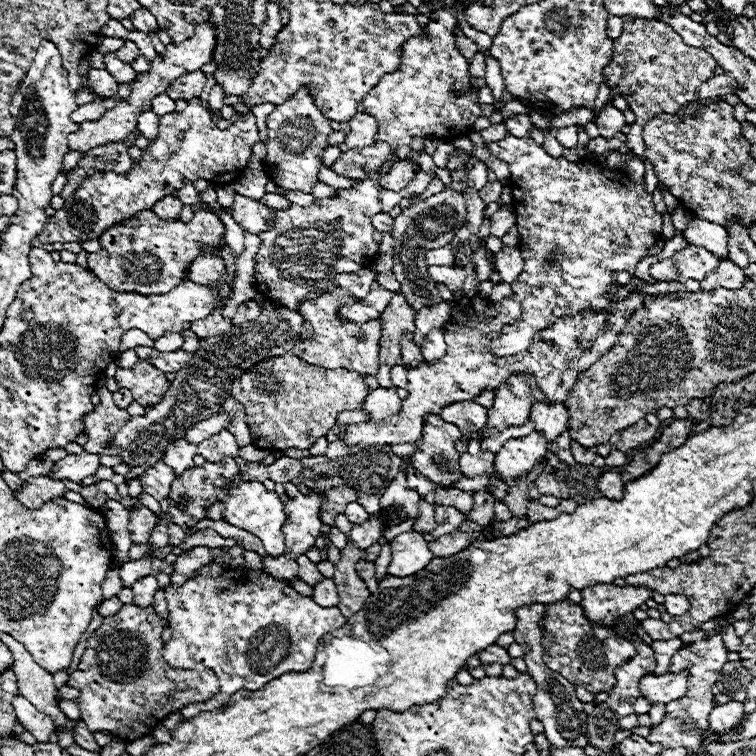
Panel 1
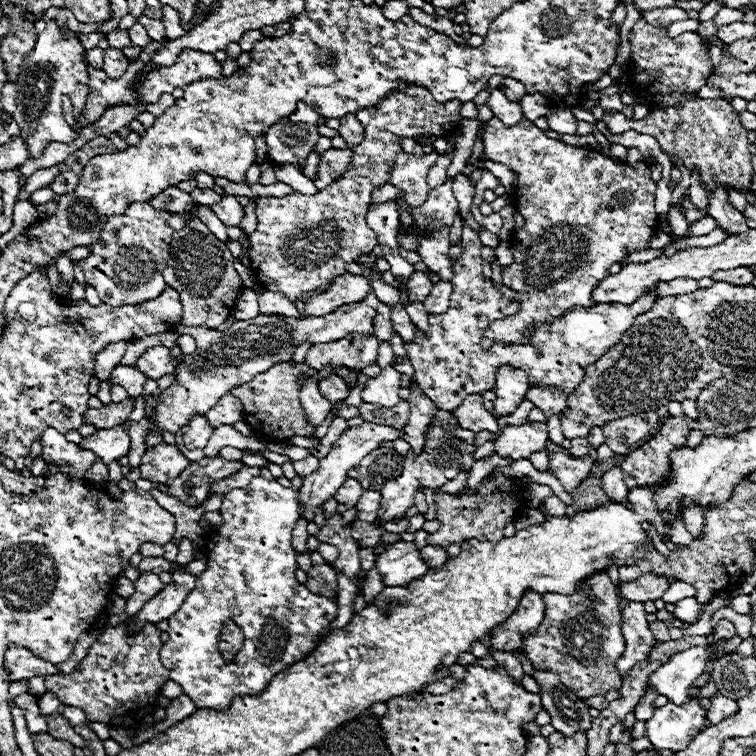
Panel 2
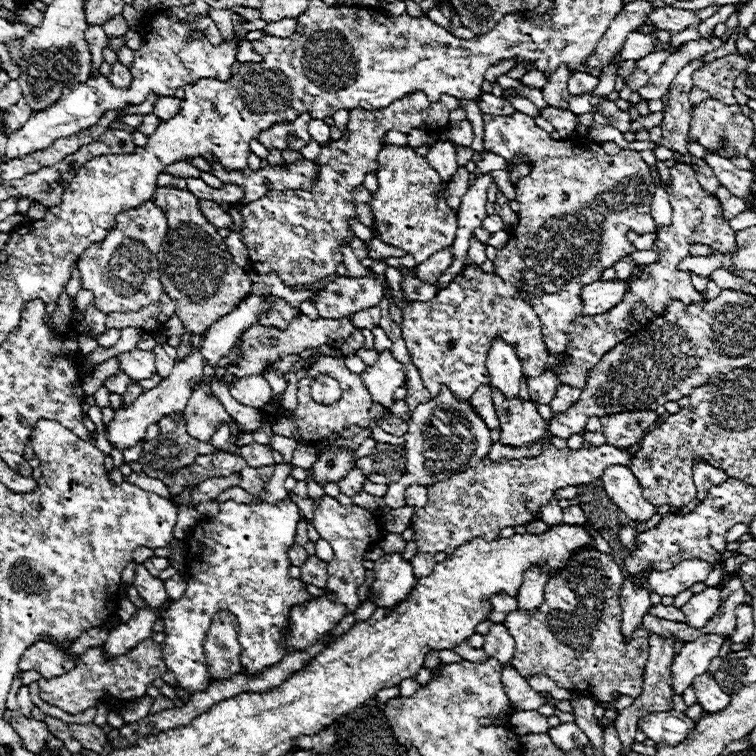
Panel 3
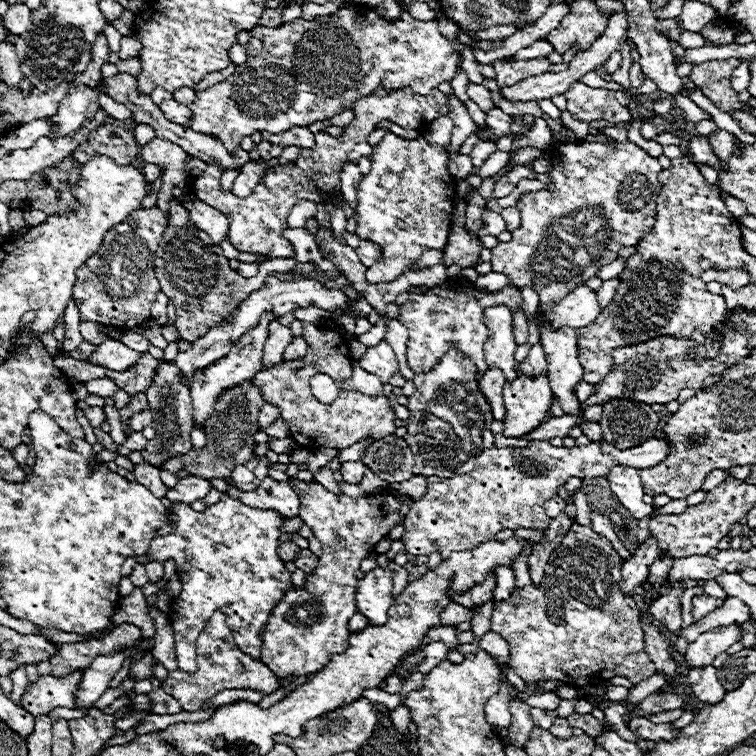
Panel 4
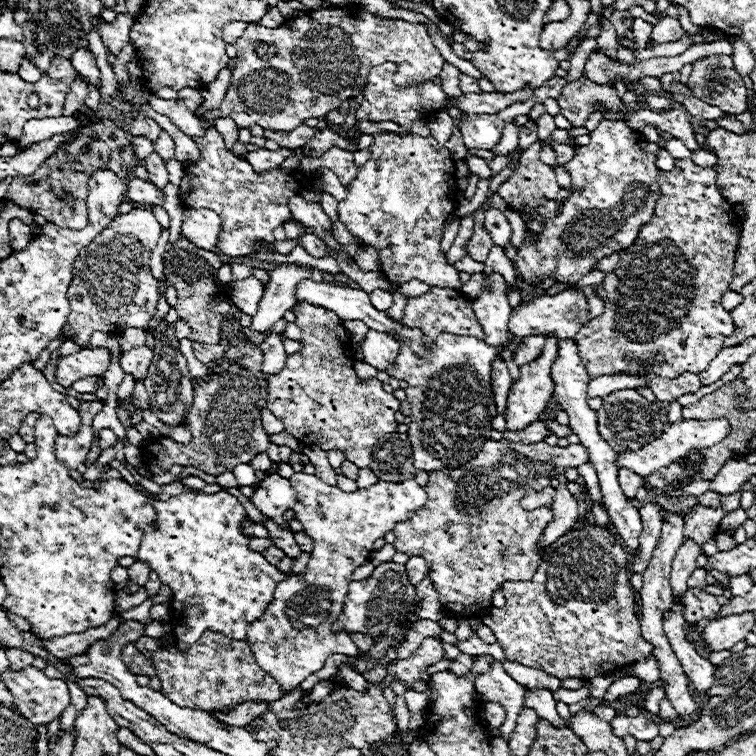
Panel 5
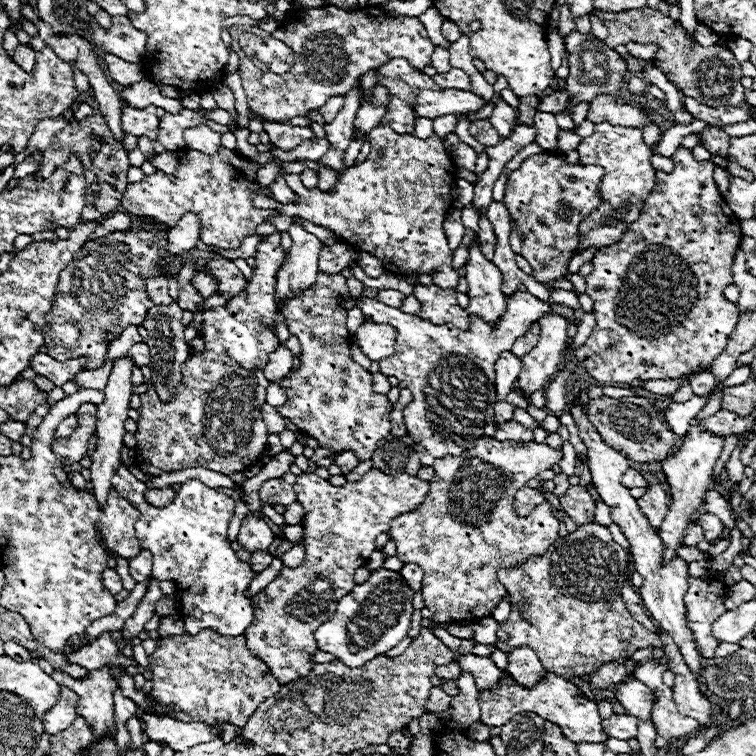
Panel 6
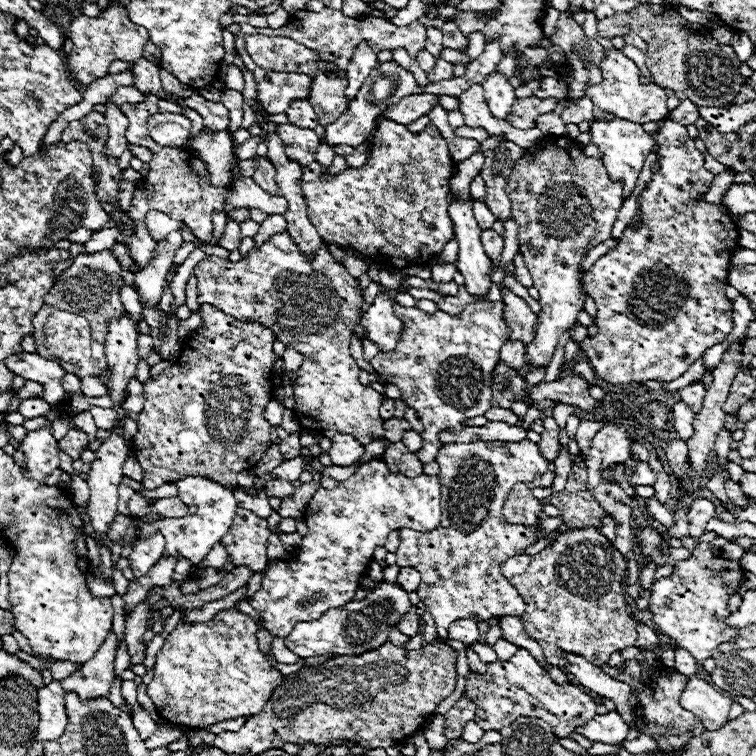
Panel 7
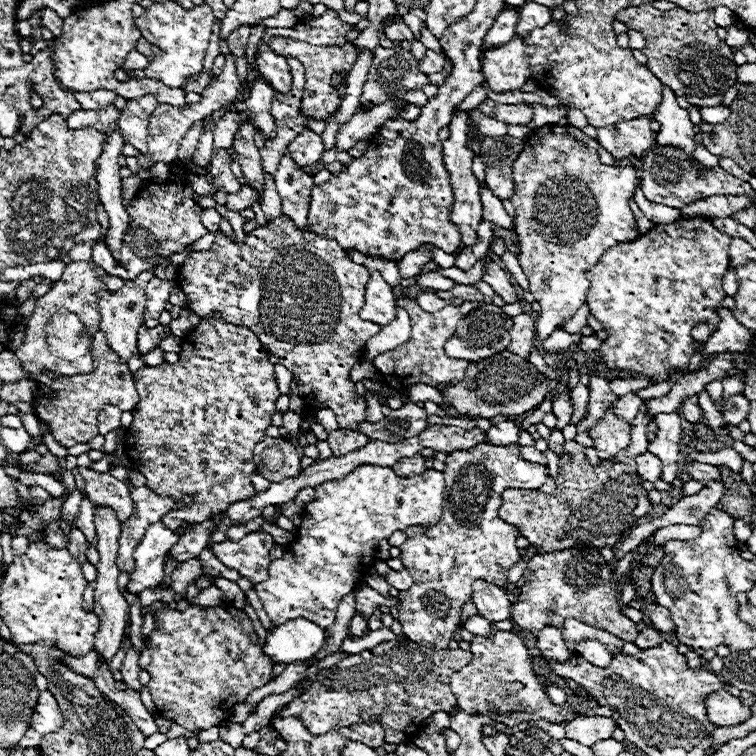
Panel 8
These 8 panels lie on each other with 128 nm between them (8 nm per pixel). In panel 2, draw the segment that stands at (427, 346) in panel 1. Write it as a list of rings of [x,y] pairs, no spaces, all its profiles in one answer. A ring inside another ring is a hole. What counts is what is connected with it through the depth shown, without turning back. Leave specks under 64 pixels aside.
[[[408,302],[406,304],[406,312],[410,316],[410,320],[420,328],[426,330],[426,308],[422,302]]]

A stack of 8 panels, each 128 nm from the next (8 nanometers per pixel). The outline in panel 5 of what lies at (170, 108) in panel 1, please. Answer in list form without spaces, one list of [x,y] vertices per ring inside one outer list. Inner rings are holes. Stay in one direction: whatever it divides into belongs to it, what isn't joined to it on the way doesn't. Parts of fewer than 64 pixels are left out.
[[[150,92],[148,104],[150,104],[158,114],[168,116],[186,136],[190,136],[190,138],[204,136],[206,128],[204,128],[202,122],[184,106],[182,100],[162,100],[162,98],[158,98],[154,92]]]

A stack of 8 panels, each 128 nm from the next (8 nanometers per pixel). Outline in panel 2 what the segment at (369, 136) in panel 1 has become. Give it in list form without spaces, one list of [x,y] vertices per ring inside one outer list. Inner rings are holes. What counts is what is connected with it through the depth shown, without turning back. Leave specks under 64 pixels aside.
[[[342,116],[340,118],[340,128],[338,128],[340,136],[346,140],[348,146],[356,146],[362,142],[364,138],[364,128],[362,124],[356,120],[356,116]]]

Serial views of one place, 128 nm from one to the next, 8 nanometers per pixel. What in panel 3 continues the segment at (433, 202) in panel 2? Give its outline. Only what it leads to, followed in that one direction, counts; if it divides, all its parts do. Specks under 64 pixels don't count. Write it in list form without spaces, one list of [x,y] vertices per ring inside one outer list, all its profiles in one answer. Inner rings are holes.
[[[452,140],[434,144],[426,158],[432,164],[432,168],[436,168],[436,172],[442,176],[444,182],[450,182],[452,176],[456,174],[456,170],[458,170],[458,164],[456,164],[456,144]]]

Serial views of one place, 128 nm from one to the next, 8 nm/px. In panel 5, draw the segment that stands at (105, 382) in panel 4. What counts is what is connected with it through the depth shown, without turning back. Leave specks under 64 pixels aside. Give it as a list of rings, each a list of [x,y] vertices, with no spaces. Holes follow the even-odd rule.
[[[88,376],[88,378],[82,378],[82,380],[76,380],[70,388],[74,388],[76,392],[96,392],[96,378]]]

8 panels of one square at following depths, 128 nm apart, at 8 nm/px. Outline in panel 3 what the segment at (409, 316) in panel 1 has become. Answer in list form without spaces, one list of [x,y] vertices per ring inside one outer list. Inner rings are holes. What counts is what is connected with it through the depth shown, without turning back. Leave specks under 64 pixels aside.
[[[448,246],[444,252],[436,252],[434,256],[430,256],[426,262],[422,262],[418,266],[418,278],[422,282],[430,282],[430,284],[436,284],[436,280],[450,268],[454,260],[454,254],[452,254],[452,246]],[[372,306],[372,308],[360,310],[360,312],[352,314],[350,320],[352,320],[352,324],[356,328],[372,328],[372,326],[378,326],[378,322],[380,322],[380,308],[378,306]]]

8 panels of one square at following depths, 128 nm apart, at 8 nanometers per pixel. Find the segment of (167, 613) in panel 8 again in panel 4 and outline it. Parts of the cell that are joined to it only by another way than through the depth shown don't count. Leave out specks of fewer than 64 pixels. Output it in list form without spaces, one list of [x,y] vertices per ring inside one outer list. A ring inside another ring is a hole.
[[[216,610],[214,616],[208,620],[204,630],[198,636],[196,644],[196,672],[182,672],[170,670],[164,680],[164,692],[176,698],[182,710],[194,712],[200,710],[210,698],[214,698],[222,690],[256,690],[262,694],[272,694],[278,690],[278,678],[270,672],[260,660],[244,654],[232,638],[232,632],[226,626],[226,616]]]

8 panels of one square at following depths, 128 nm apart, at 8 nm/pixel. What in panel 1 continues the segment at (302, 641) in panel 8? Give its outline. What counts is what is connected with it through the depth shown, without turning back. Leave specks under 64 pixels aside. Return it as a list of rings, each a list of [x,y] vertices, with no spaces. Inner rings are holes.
[[[404,532],[390,542],[392,558],[388,564],[388,574],[396,578],[412,576],[426,568],[432,560],[432,552],[428,550],[426,540],[420,532]]]

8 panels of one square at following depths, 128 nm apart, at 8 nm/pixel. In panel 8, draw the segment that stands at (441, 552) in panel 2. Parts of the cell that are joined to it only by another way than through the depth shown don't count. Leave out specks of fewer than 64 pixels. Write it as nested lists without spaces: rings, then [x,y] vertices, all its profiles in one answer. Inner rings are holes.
[[[388,570],[386,582],[388,582],[392,588],[396,588],[396,590],[408,590],[408,588],[412,586],[412,578],[410,578],[410,574],[408,574],[406,570],[400,570],[400,572]]]

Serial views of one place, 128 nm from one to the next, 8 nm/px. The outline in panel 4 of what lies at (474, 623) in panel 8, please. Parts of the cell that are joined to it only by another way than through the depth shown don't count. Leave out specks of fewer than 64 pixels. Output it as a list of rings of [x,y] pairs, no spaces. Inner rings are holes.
[[[556,718],[554,724],[550,726],[550,732],[554,736],[560,736],[562,740],[566,740],[566,738],[572,736],[572,726],[568,726],[568,720],[566,718]]]

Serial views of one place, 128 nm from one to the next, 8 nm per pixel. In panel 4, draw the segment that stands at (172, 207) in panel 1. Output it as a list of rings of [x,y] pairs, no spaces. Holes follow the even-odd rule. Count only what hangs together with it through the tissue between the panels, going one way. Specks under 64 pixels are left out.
[[[170,200],[170,222],[168,230],[160,240],[160,248],[156,250],[156,276],[162,292],[176,306],[176,330],[180,340],[198,340],[212,326],[224,324],[226,316],[236,310],[236,306],[260,284],[264,284],[266,274],[260,272],[254,278],[242,278],[228,266],[228,258],[222,256],[222,248],[212,244],[210,238],[196,230],[188,220],[188,210]]]

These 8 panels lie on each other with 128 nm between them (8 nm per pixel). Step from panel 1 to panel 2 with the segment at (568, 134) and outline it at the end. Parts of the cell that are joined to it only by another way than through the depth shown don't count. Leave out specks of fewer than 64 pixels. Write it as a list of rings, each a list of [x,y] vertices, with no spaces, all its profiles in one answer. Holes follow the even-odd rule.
[[[550,108],[546,114],[546,120],[552,130],[560,134],[576,134],[576,118],[572,114],[572,108]]]

